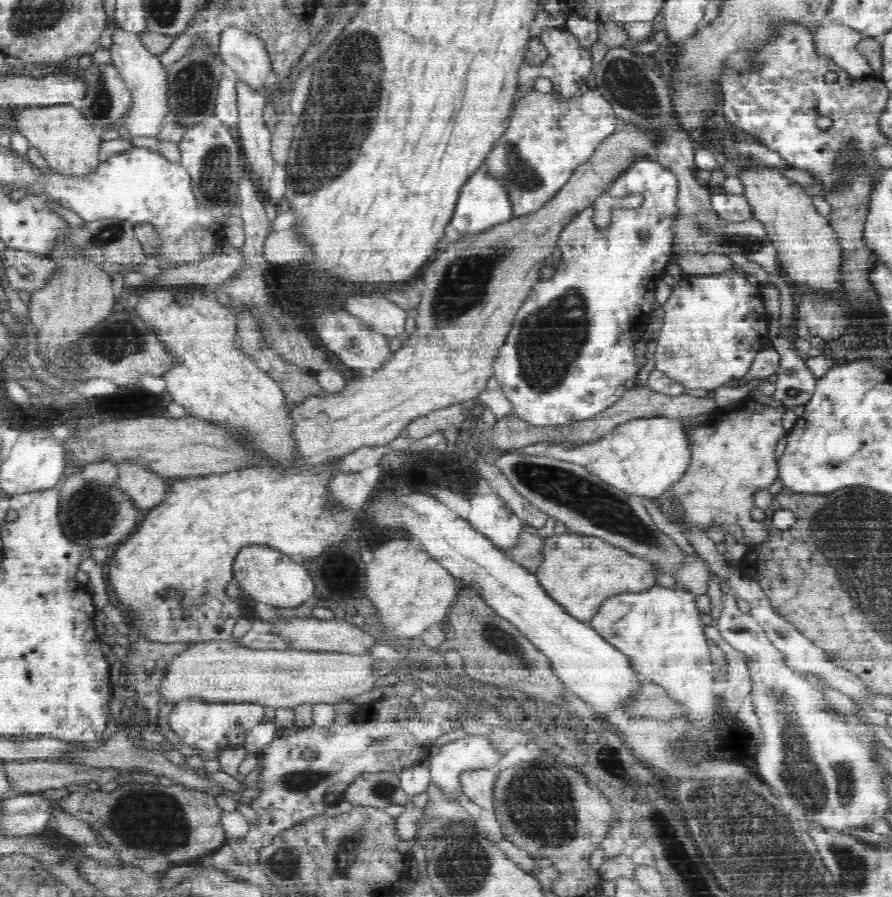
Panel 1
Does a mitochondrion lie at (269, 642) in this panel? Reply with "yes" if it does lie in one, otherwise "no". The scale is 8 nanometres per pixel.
no

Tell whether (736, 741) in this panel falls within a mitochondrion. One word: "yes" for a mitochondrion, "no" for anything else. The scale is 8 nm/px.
no

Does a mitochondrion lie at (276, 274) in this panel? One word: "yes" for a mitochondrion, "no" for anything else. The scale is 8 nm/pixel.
no

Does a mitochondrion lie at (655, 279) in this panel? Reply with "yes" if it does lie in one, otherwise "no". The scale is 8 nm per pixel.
no

